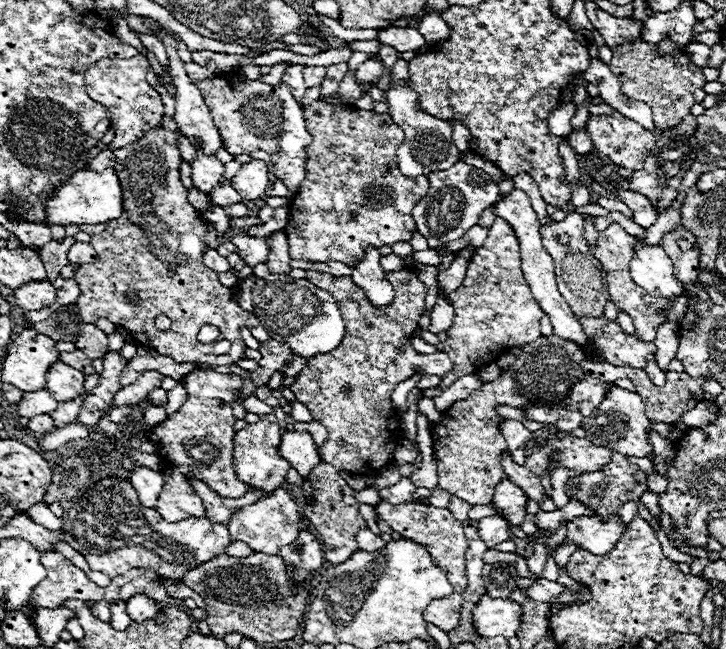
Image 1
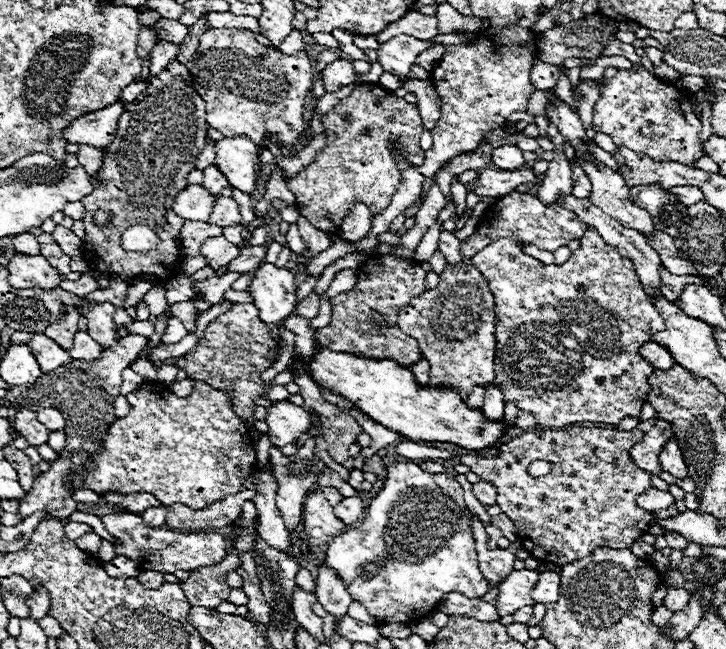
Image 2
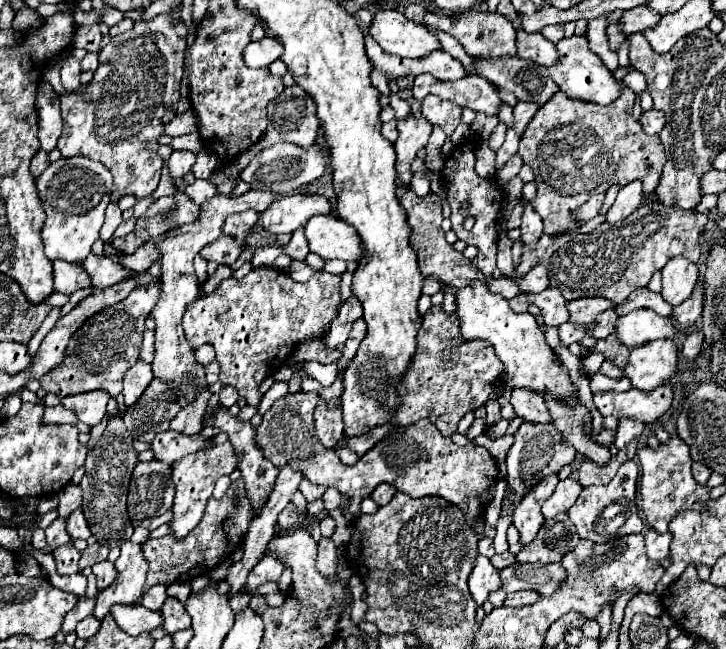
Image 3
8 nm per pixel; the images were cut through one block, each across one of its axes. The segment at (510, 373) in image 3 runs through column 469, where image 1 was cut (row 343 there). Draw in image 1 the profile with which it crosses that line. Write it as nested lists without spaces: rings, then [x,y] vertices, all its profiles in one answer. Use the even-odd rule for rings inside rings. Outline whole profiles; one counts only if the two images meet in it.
[[[268,274],[266,278],[258,278],[252,286],[252,304],[254,316],[258,316],[266,332],[272,338],[284,342],[292,354],[298,356],[312,358],[318,352],[332,352],[340,346],[346,334],[336,298],[306,278],[294,280],[292,276],[282,274]]]

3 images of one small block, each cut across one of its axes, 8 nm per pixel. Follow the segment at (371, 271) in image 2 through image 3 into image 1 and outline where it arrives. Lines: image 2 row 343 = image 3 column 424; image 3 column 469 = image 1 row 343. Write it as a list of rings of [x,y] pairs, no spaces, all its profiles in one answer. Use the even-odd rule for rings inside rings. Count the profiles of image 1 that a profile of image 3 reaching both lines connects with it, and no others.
[[[412,270],[386,272],[386,280],[394,288],[394,300],[382,308],[374,308],[350,276],[306,272],[306,278],[338,300],[346,322],[346,338],[334,352],[312,356],[290,390],[298,396],[298,402],[308,406],[312,416],[328,428],[328,440],[320,448],[322,462],[338,470],[350,470],[352,474],[370,474],[392,462],[396,442],[402,436],[390,400],[392,390],[416,372],[442,376],[452,370],[452,362],[444,352],[418,354],[412,348],[410,338],[424,312],[426,298],[426,286]]]

